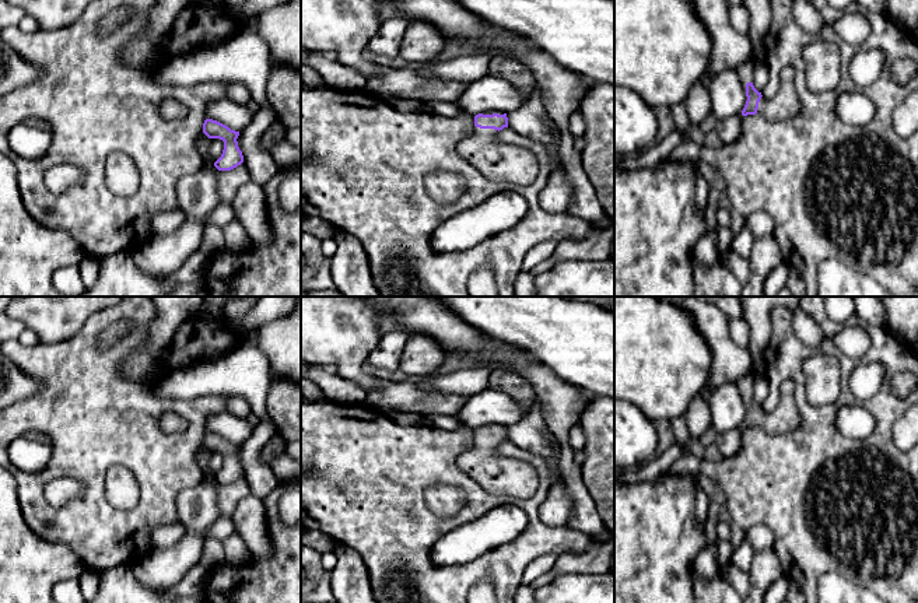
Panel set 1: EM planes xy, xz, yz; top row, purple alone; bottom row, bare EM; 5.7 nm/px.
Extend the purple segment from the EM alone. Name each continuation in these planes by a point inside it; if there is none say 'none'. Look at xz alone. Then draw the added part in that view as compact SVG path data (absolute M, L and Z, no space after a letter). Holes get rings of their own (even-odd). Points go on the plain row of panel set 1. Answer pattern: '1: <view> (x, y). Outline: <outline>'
1: xz (498, 474). Outline: M474 439L473 448L459 455L459 469L494 495L532 498L539 485L539 476L529 463L502 456L498 444Z

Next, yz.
1: yz (785, 417). Outline: M786 379L779 386L778 404L772 411L761 410L757 428L771 435L793 431L800 425L800 411L798 407L795 383Z

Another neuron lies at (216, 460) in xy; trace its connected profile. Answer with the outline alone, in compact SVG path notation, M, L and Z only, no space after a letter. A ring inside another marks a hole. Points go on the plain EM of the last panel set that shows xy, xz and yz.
M210 452L210 460L206 477L214 478L214 476L221 470L224 463L224 455L220 452Z

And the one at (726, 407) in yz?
M728 382L712 389L708 397L711 424L718 434L740 428L747 410L736 383Z

